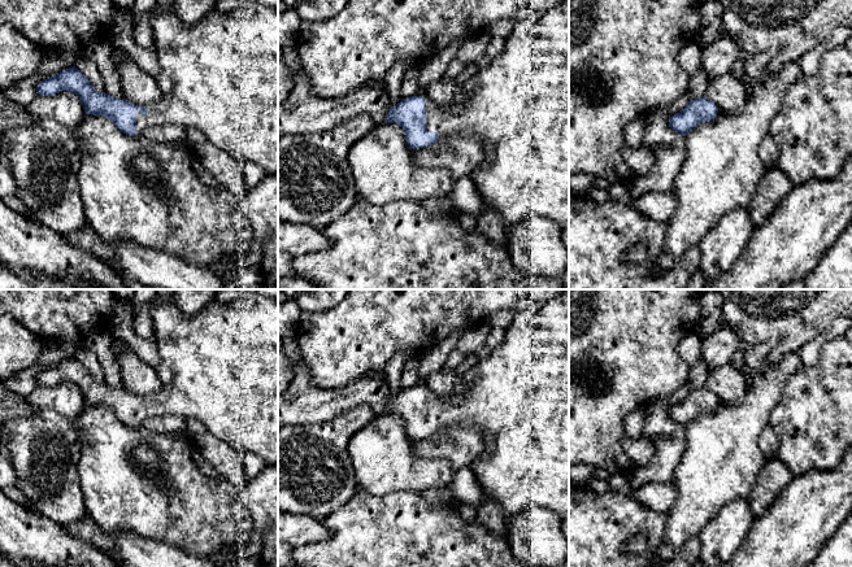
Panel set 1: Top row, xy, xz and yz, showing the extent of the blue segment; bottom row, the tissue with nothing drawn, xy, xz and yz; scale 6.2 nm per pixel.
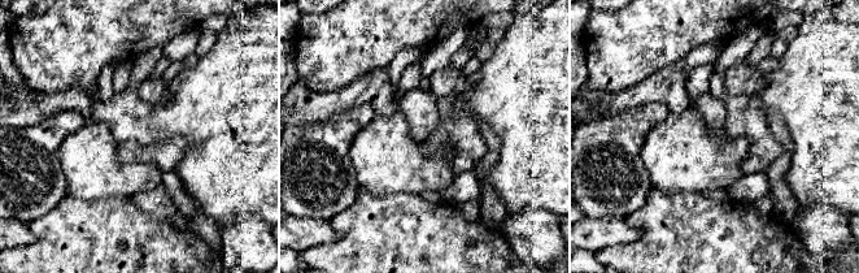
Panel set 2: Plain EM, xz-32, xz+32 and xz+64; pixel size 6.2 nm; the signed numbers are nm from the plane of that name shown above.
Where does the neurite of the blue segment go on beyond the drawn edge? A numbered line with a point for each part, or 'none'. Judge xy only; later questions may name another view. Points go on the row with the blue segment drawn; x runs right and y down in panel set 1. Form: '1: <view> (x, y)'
1: xy (220, 75)

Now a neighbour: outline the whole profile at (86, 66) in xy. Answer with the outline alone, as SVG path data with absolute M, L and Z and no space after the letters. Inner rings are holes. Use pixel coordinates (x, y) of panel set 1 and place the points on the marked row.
M82 56L77 64L75 67L86 75L86 78L90 80L91 86L97 91L106 93L104 80L99 73L99 69L96 64L87 57Z

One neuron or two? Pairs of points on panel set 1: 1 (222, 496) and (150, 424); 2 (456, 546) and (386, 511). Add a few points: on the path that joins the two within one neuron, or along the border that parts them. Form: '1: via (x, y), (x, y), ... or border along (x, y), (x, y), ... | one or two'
1: border along (143, 426), (151, 431), (172, 434) | two
2: via (439, 544), (418, 544), (403, 528) | one

